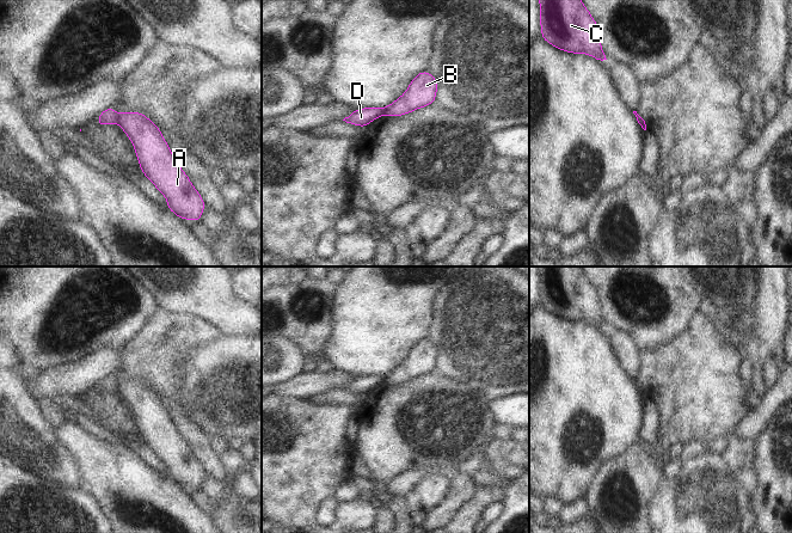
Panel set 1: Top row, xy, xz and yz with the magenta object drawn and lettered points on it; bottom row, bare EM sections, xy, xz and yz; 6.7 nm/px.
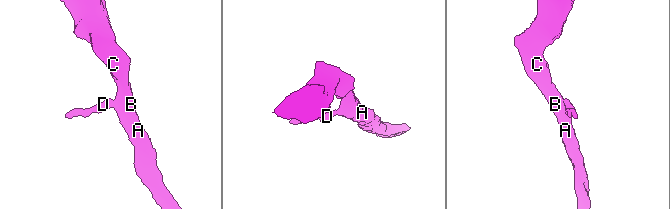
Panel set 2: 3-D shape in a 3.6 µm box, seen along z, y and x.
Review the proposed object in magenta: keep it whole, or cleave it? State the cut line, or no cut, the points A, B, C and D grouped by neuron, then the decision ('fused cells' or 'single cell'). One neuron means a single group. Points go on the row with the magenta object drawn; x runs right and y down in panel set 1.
xy (116, 115), (117, 122) | A B C / D | fused cells

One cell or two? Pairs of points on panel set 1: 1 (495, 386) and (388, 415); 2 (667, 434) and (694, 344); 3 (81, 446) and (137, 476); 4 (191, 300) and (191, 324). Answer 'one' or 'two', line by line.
1: two
2: one
3: one
4: two

